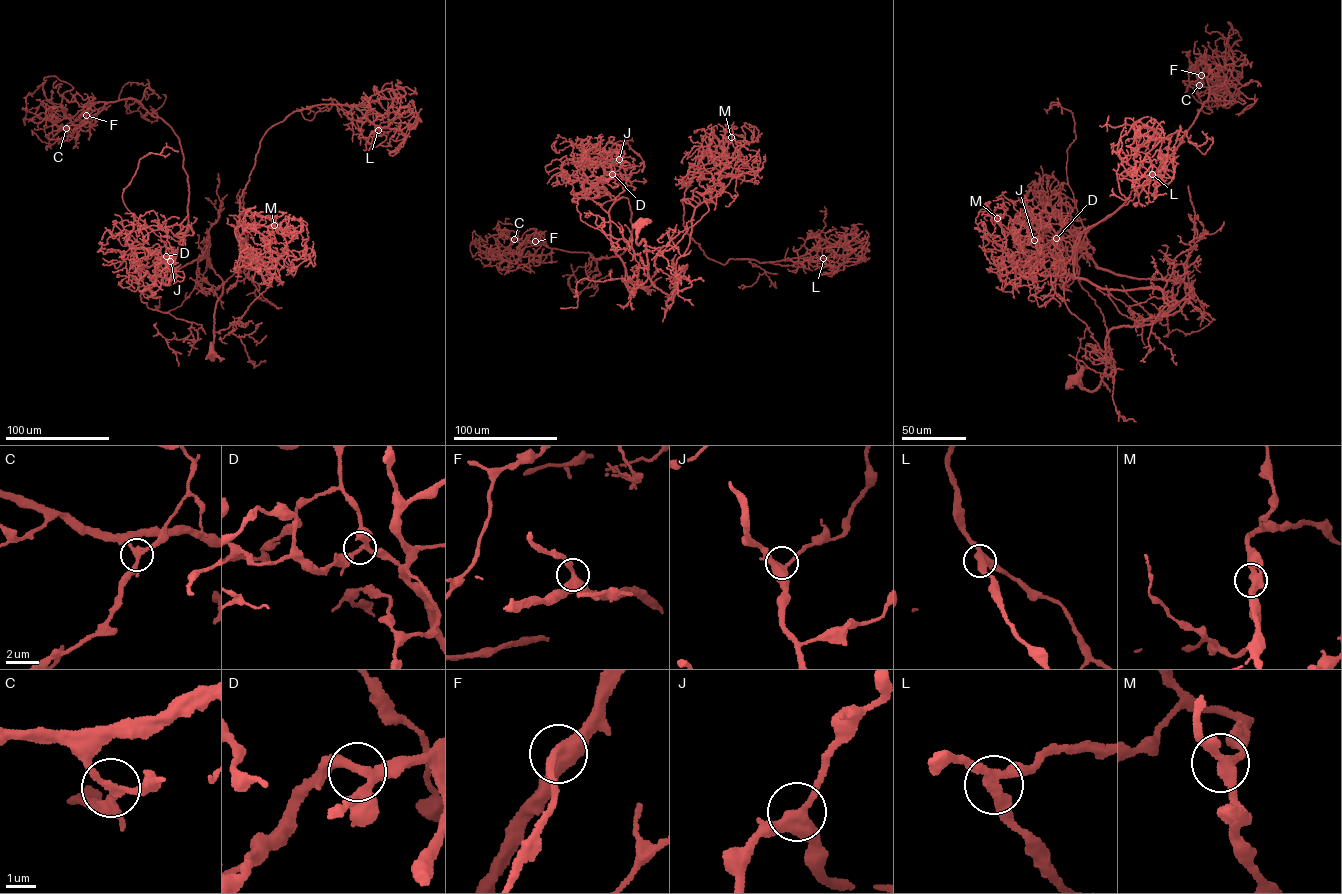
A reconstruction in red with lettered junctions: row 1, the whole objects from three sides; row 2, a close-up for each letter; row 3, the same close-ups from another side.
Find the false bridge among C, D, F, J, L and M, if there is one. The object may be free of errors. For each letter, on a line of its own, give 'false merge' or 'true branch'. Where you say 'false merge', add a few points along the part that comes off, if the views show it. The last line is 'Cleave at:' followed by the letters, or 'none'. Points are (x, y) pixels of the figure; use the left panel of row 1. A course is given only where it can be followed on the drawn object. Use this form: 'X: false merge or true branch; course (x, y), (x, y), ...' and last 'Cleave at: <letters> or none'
C: true branch
D: true branch
F: true branch
J: true branch
L: true branch
M: true branch
Cleave at: none

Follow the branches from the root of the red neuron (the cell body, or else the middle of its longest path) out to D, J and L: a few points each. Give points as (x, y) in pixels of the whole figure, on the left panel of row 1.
D: (211, 353), (212, 360), (222, 280), (209, 257), (198, 257), (175, 271), (170, 266), (179, 247), (166, 256)
J: (211, 353), (212, 360), (222, 280), (209, 257), (171, 270), (178, 247), (170, 261)
L: (211, 353), (224, 283), (247, 255), (265, 261), (236, 232), (264, 134), (321, 104), (357, 107), (378, 130)

